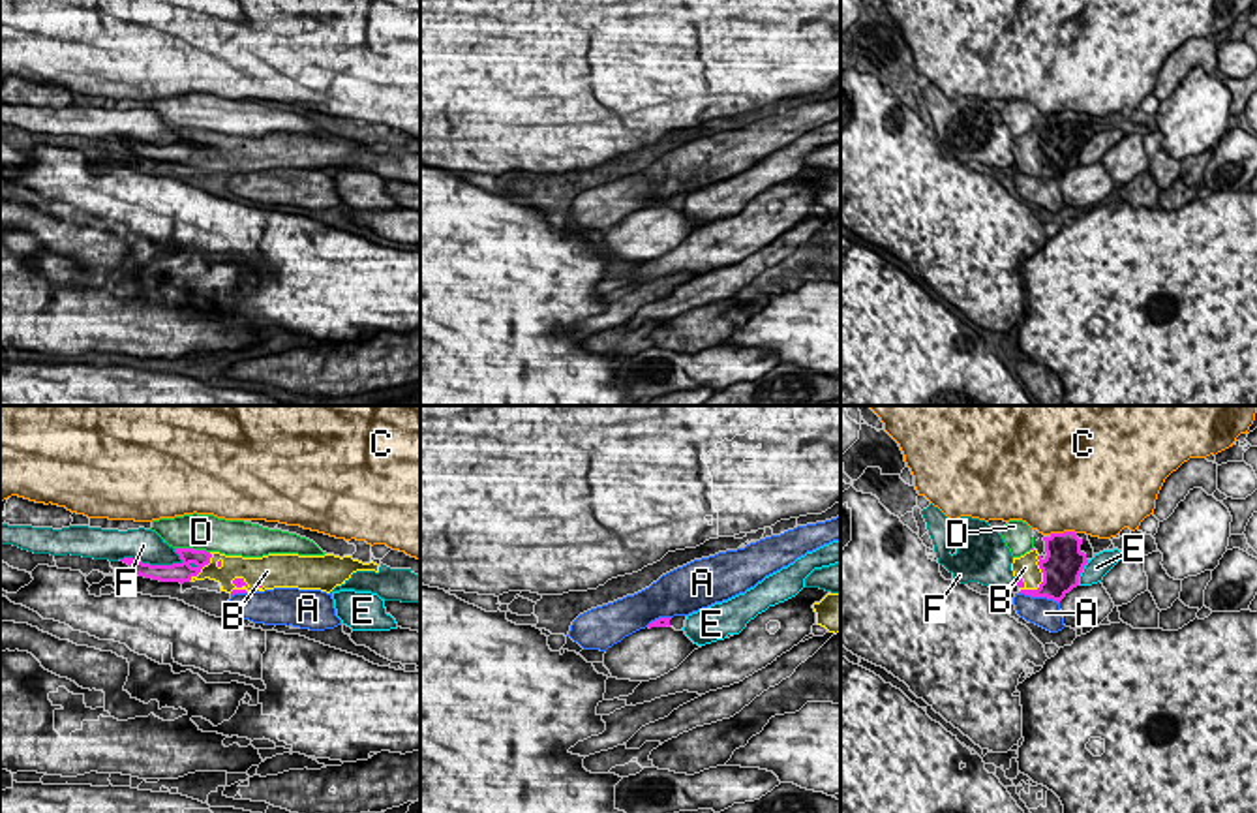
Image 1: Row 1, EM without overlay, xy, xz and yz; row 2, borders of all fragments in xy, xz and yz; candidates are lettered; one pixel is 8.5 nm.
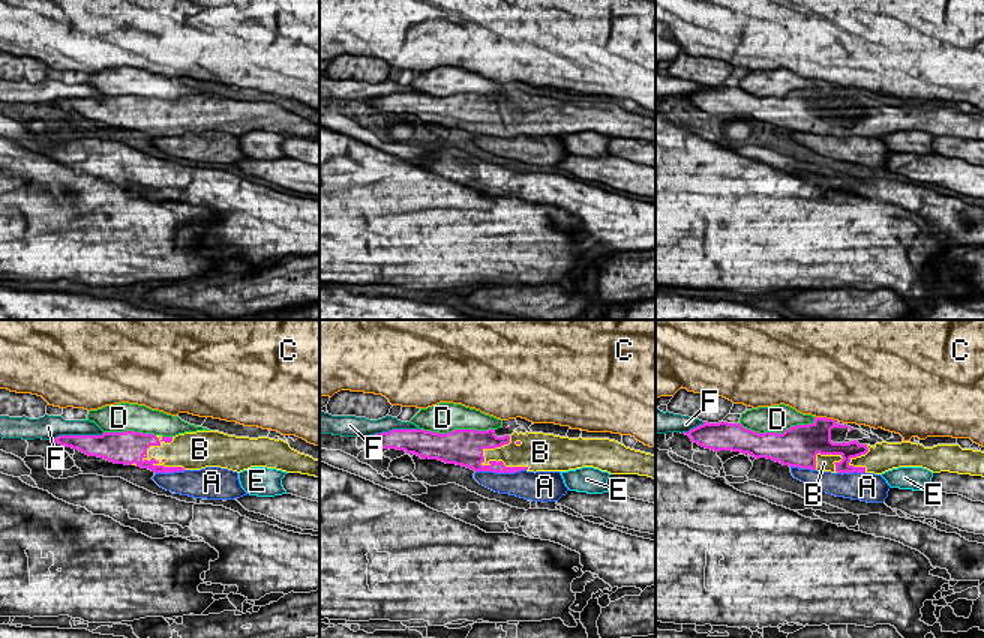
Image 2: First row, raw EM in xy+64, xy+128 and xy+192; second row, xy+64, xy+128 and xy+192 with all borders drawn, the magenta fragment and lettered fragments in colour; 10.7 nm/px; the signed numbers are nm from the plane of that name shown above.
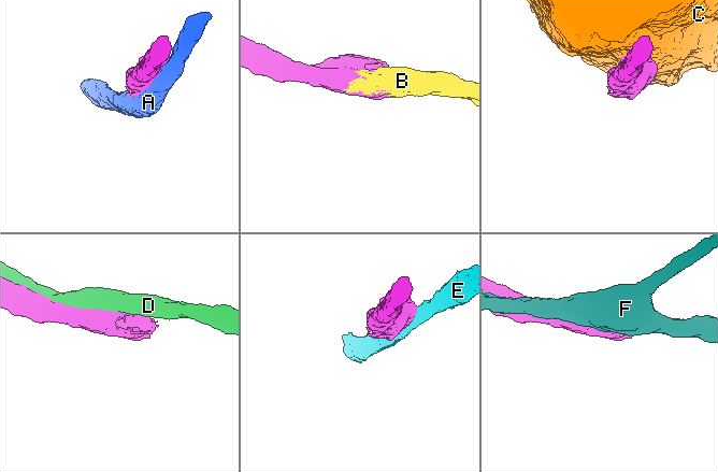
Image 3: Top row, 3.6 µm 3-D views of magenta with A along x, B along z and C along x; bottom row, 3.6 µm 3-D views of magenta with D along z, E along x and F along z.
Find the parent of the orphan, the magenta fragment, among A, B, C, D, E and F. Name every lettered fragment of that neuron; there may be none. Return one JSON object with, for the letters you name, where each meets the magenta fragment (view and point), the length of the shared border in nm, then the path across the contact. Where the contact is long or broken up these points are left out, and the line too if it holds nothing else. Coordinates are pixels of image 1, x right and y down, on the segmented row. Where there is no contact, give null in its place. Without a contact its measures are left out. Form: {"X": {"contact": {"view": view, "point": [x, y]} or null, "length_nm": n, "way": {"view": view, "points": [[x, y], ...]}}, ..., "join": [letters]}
{"B": {"contact": {"view": "yz", "point": [1044, 581]}, "length_nm": 380}, "join": ["B"]}

